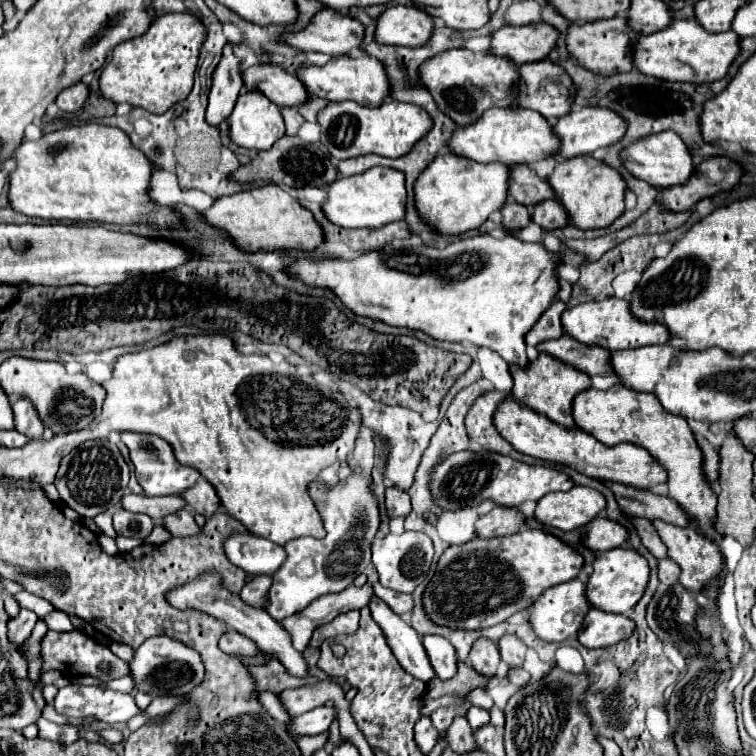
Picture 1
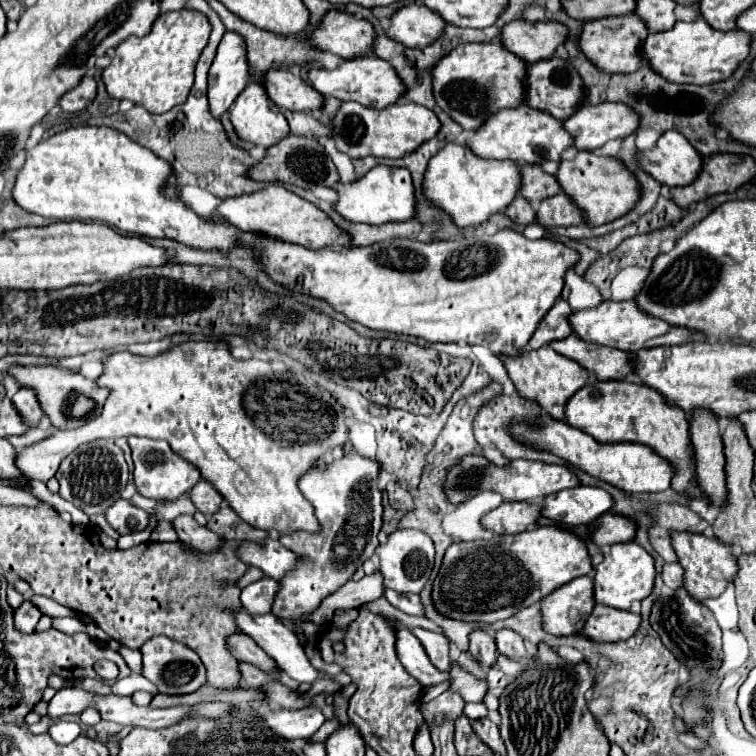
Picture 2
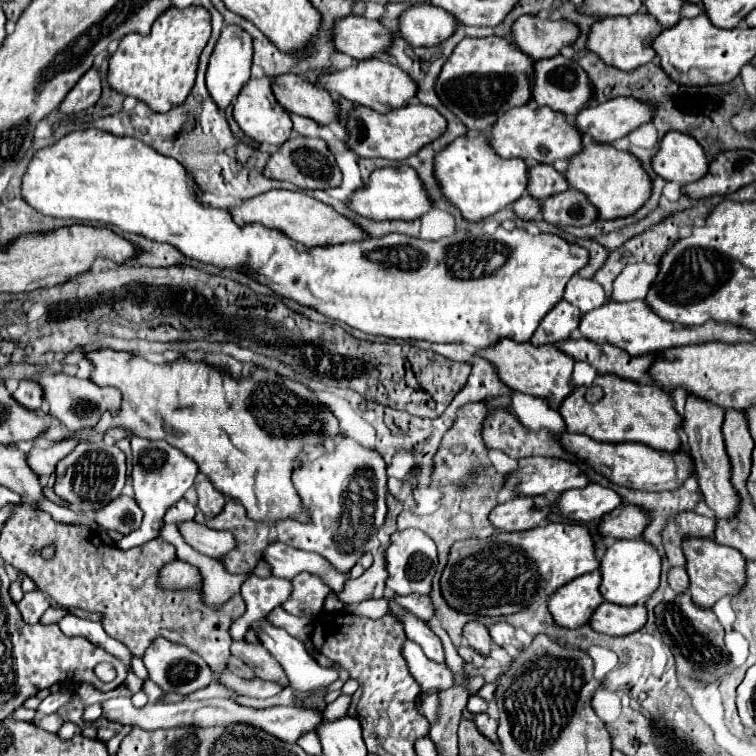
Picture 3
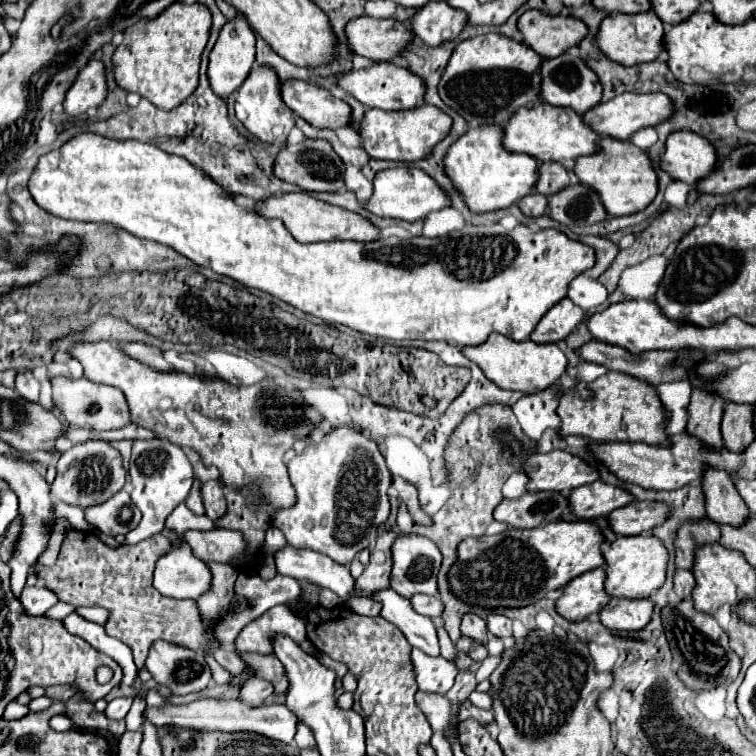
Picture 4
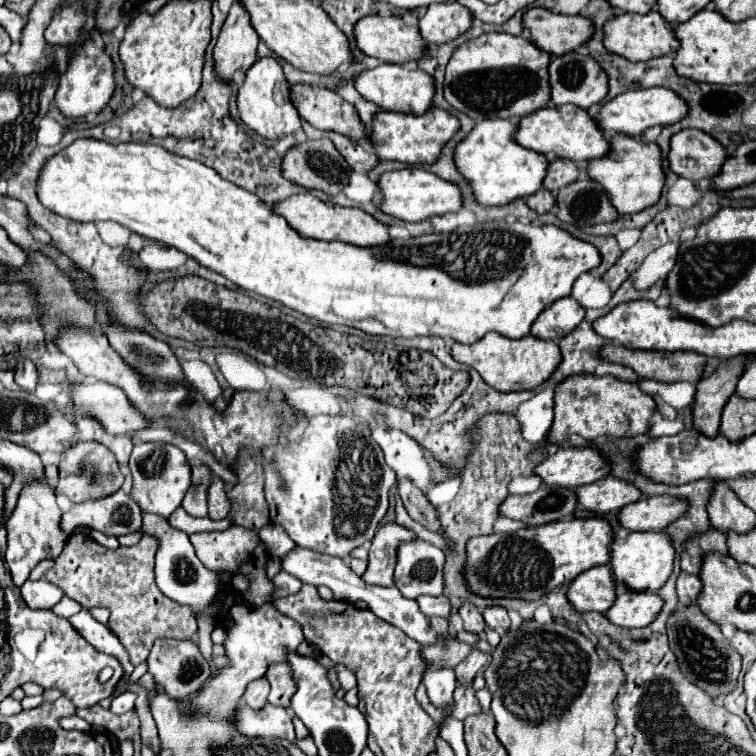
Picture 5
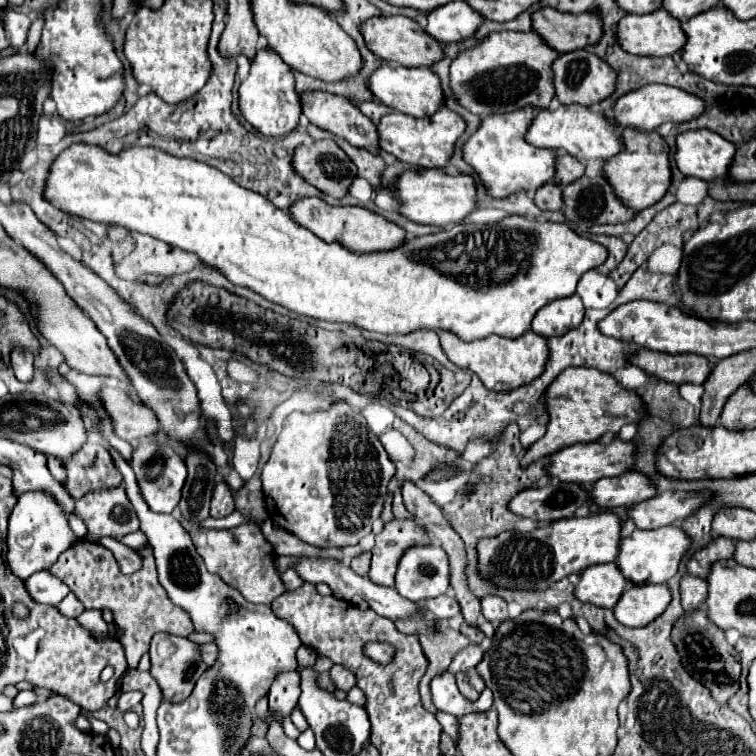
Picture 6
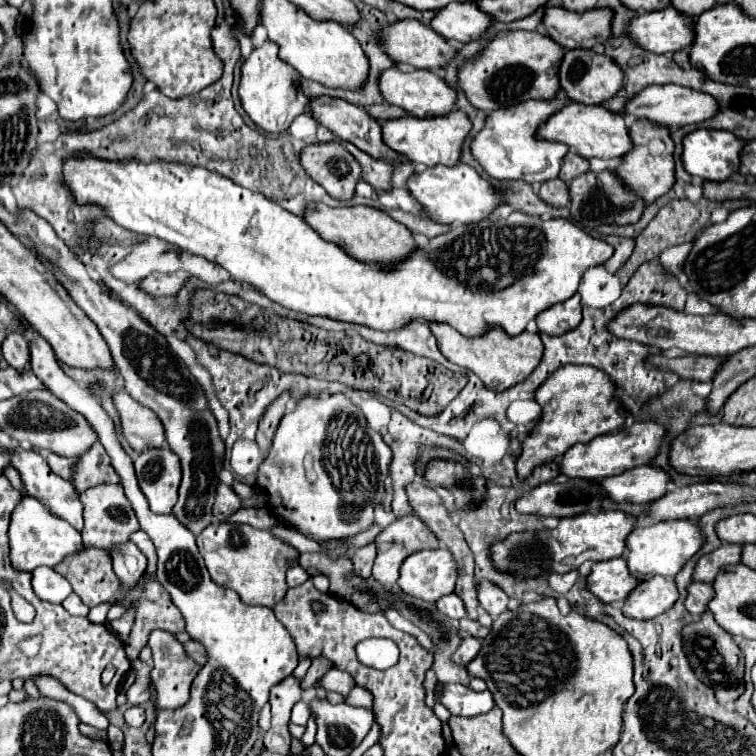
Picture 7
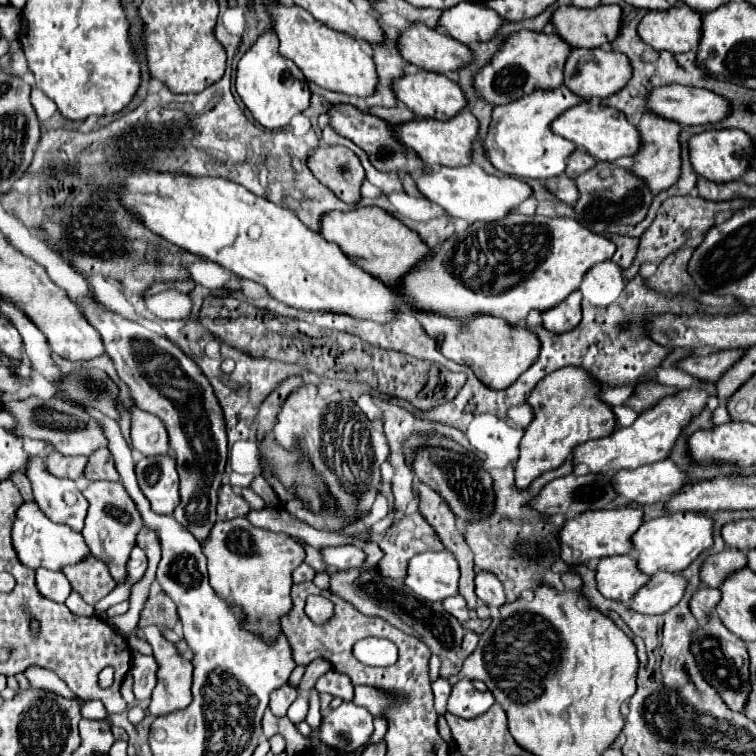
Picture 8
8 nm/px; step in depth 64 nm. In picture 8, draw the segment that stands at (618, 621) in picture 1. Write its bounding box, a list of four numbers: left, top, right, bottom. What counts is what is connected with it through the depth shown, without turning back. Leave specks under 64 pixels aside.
[630,572,686,614]

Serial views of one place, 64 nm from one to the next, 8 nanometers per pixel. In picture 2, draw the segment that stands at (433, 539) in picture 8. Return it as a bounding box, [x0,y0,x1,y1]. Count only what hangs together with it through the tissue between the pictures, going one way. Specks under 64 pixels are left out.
[300,572,382,624]

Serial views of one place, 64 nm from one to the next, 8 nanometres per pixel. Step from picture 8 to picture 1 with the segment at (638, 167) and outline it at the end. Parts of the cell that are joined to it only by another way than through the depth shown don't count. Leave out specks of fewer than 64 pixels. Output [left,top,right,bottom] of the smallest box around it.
[548,156,626,230]

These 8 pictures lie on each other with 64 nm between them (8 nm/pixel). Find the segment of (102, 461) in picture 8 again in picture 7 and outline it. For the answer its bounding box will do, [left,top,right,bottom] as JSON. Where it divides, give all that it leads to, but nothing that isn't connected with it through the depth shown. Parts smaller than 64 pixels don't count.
[72,442,116,494]

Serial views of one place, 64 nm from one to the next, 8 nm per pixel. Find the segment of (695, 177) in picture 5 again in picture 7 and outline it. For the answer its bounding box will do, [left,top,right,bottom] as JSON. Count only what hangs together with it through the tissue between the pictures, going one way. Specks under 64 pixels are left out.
[682,128,742,180]

